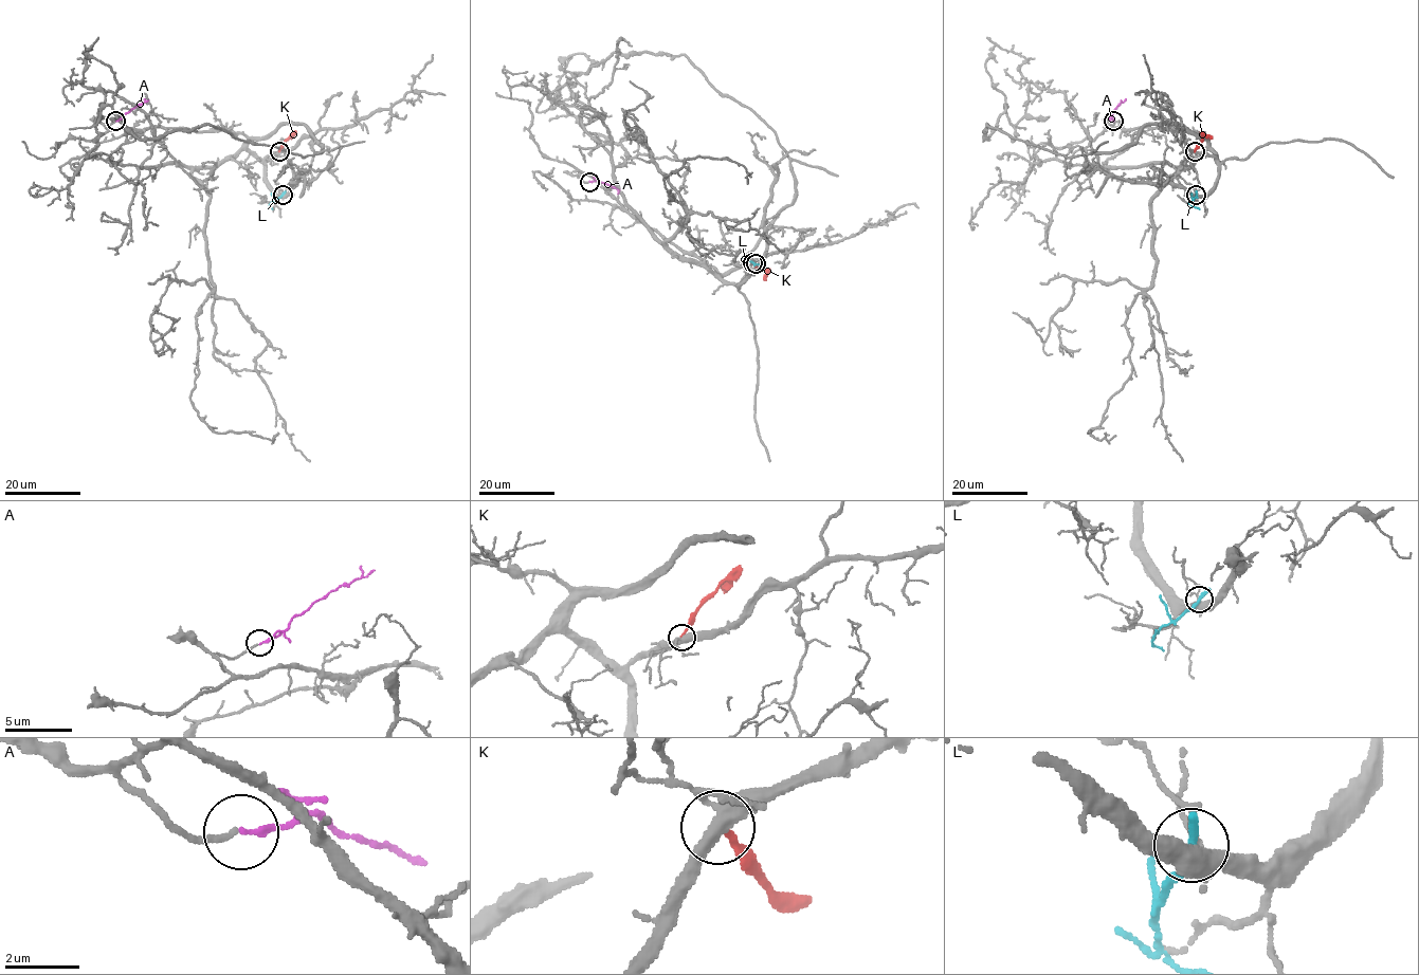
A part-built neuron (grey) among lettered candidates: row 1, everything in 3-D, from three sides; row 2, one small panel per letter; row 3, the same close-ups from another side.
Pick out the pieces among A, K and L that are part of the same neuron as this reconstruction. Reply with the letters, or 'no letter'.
A

